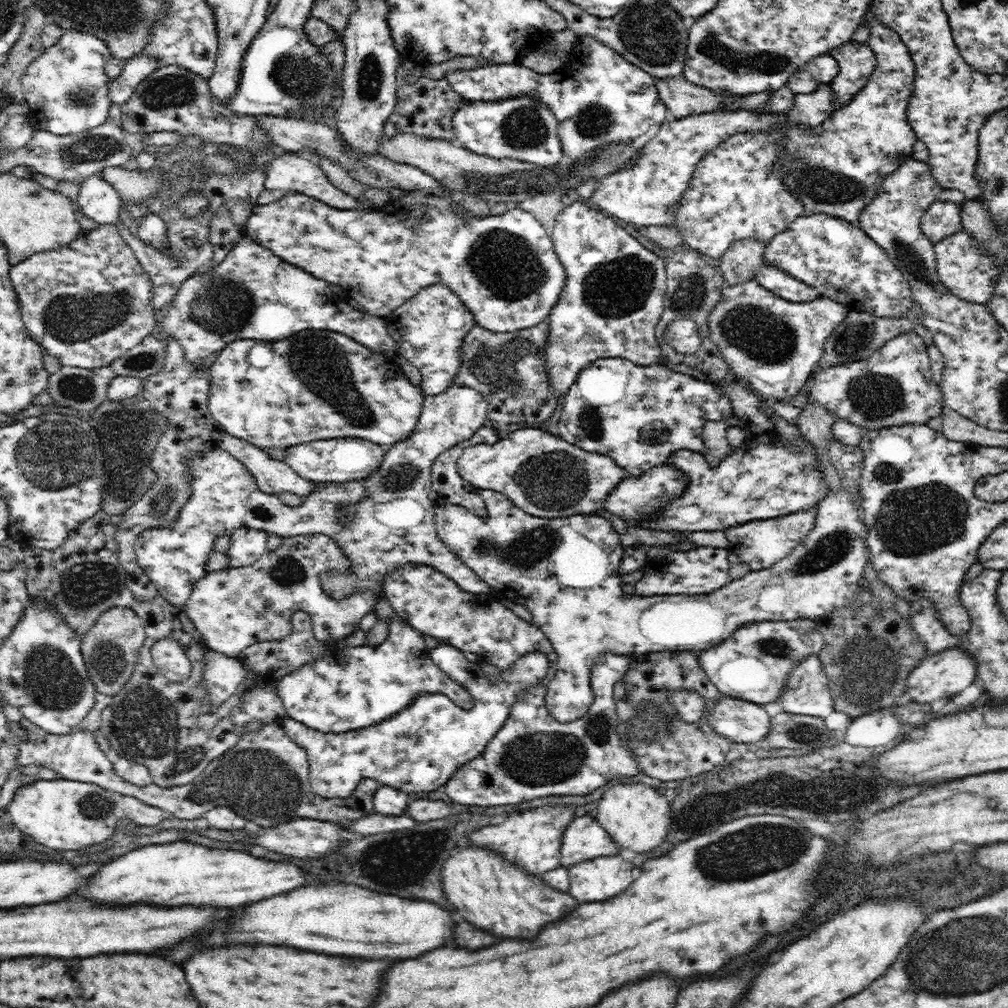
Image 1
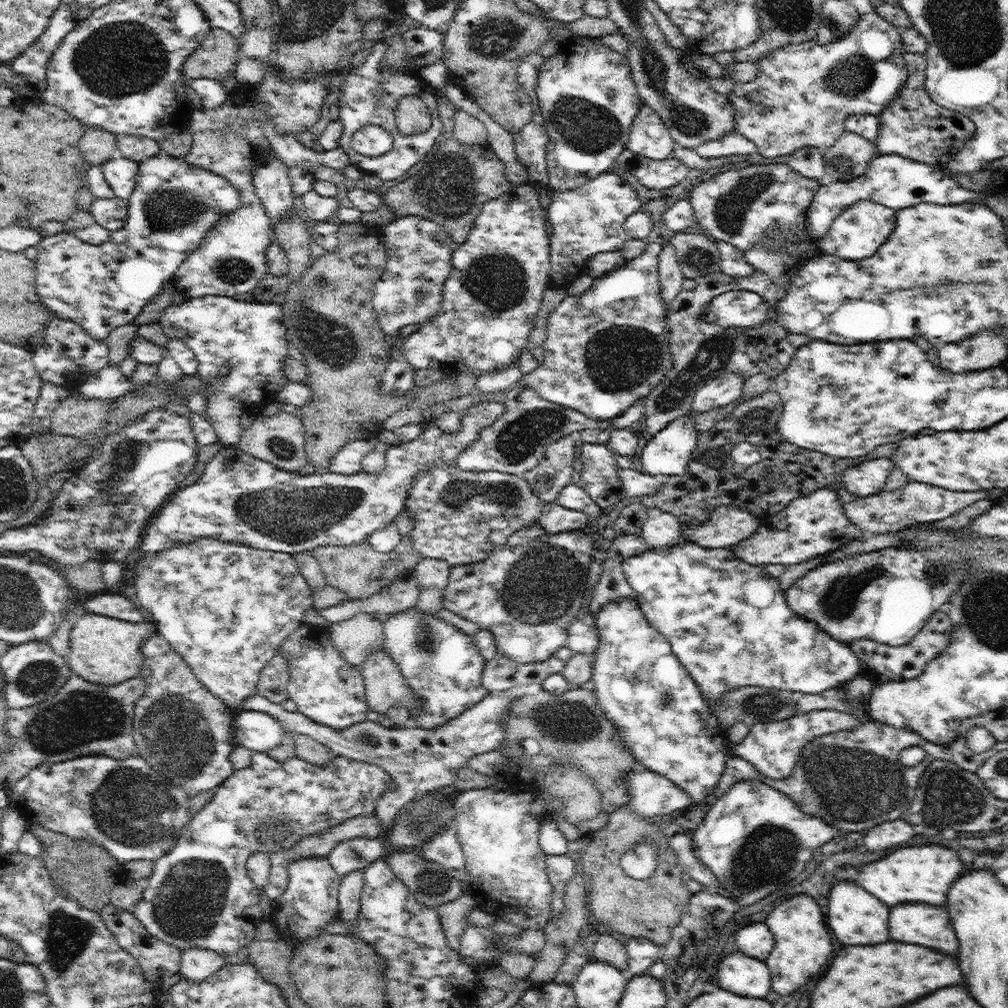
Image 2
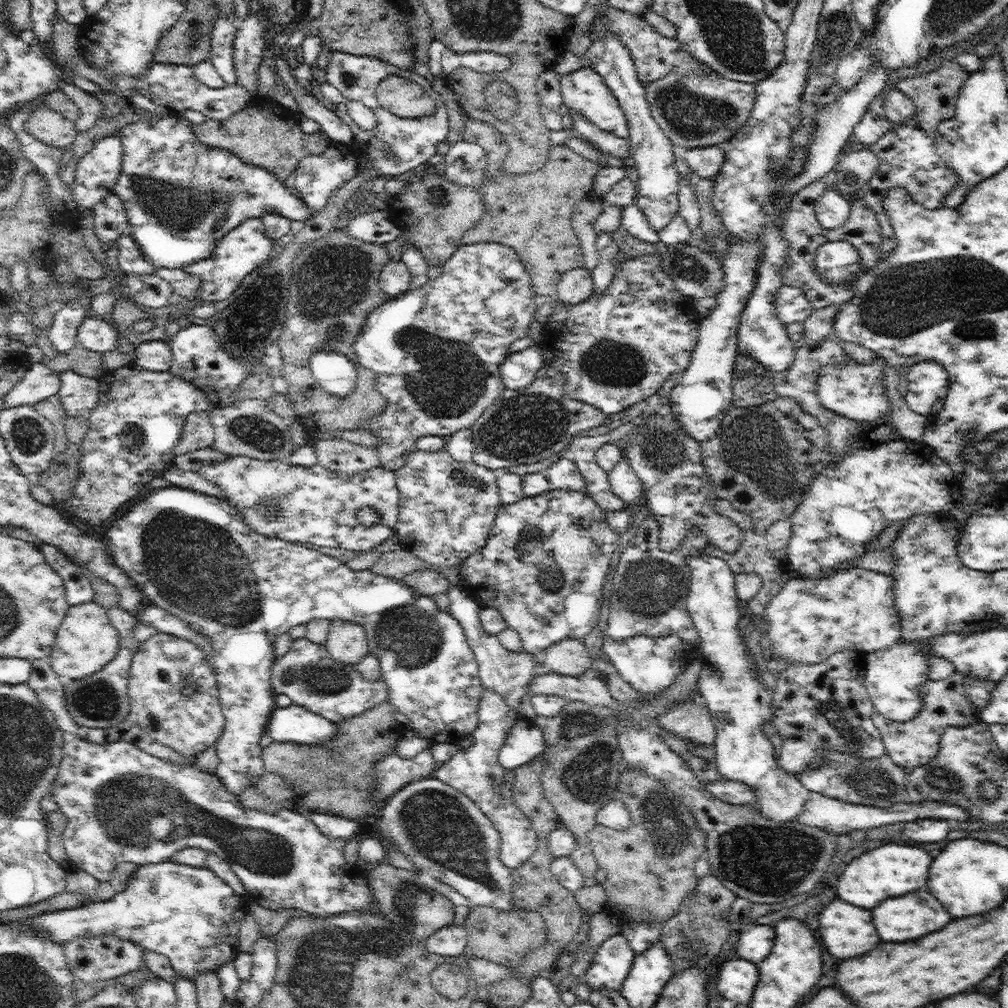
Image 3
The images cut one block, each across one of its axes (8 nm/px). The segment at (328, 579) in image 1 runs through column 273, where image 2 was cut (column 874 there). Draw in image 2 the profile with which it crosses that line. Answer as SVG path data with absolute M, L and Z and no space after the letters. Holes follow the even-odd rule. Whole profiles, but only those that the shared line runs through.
M909 481L900 489L893 491L880 491L876 495L857 497L848 492L844 486L837 491L840 502L842 502L845 516L852 524L862 529L866 535L886 534L904 529L910 524L932 523L951 517L961 512L973 502L992 498L988 490L978 491L955 491L934 486L924 482Z

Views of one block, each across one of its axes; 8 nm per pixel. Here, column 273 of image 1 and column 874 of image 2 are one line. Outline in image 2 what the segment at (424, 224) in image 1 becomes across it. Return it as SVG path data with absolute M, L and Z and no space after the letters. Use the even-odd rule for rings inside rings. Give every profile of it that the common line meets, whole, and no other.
M872 200L858 201L834 218L826 235L820 237L820 249L822 253L848 258L849 260L866 259L874 255L874 252L883 246L896 226L896 211Z

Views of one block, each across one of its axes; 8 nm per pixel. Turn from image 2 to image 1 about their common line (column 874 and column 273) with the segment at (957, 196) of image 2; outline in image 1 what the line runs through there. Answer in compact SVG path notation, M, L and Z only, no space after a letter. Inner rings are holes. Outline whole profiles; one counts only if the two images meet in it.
M303 151L298 153L283 153L280 156L271 157L265 168L264 190L260 193L258 201L260 205L278 200L288 192L299 192L312 198L316 198L337 209L348 210L358 208L357 200L336 188L326 176L326 173L318 165L316 153Z

